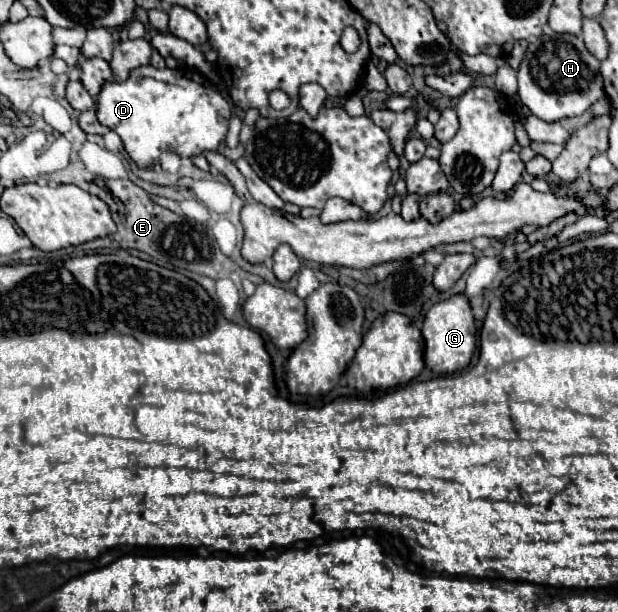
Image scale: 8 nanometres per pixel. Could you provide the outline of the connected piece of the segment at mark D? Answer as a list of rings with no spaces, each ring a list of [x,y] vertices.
[[[144,65],[132,69],[126,81],[106,81],[96,97],[96,115],[98,121],[112,131],[116,131],[128,155],[138,167],[150,167],[158,163],[158,155],[164,151],[174,151],[182,157],[200,155],[208,149],[218,149],[228,131],[230,121],[230,103],[222,97],[222,93],[212,87],[208,77],[192,69],[154,69],[152,65]]]

